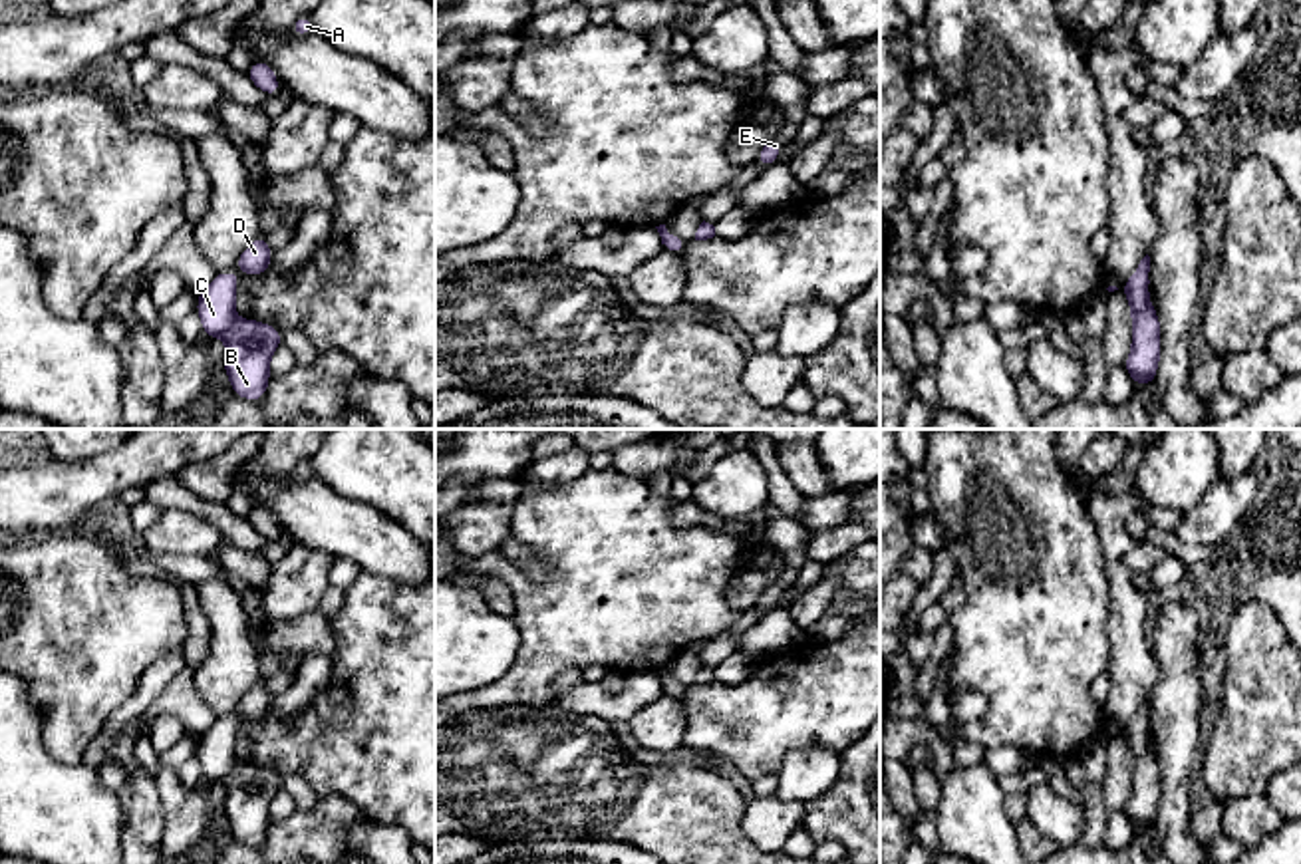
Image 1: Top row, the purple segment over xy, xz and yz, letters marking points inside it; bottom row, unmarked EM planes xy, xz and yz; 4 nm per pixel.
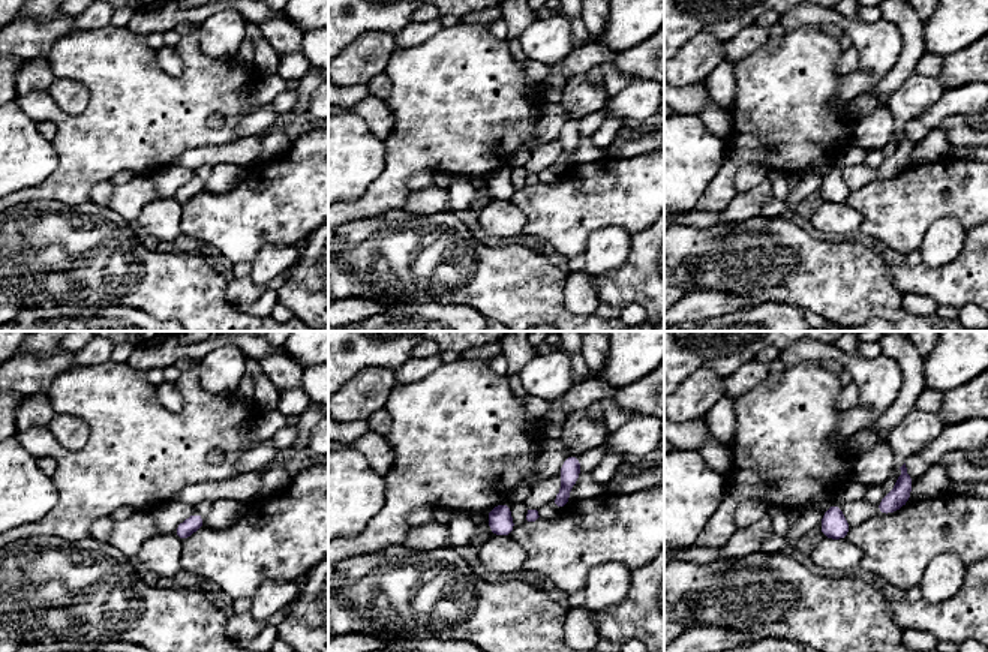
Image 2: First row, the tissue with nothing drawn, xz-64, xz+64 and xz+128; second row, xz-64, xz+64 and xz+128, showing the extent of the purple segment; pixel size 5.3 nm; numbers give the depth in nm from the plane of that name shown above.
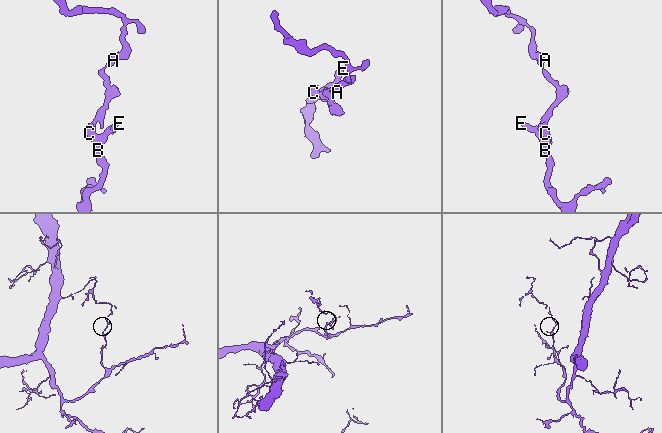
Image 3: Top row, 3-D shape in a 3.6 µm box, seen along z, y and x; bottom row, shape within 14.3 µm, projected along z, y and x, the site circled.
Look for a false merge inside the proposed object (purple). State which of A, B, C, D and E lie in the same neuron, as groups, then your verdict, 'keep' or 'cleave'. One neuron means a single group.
A B C D E; keep

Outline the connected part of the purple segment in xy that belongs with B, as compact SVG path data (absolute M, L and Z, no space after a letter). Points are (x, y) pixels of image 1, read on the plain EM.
M218 717L213 727L199 737L197 759L207 783L226 787L224 816L234 840L258 846L270 828L268 808L282 779L274 771L258 765L238 765L234 759L236 719Z

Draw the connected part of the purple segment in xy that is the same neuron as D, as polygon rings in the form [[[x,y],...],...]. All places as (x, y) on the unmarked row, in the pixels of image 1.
[[[266,681],[258,683],[240,697],[236,711],[250,721],[262,721],[272,707],[272,695],[268,693]]]

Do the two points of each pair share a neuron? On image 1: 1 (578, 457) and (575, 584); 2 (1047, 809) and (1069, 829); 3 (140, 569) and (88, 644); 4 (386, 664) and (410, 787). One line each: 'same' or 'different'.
1: different
2: same
3: different
4: same

